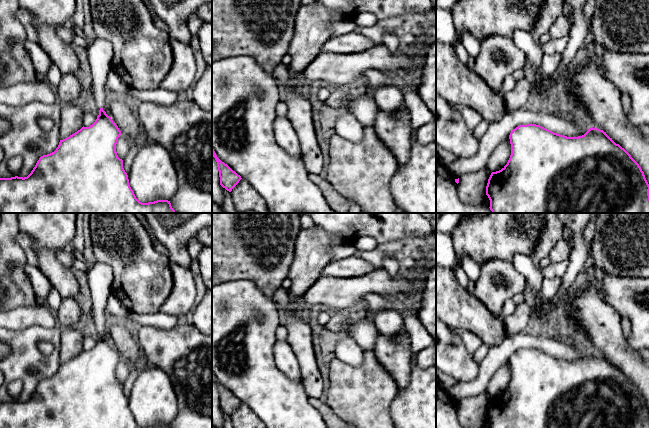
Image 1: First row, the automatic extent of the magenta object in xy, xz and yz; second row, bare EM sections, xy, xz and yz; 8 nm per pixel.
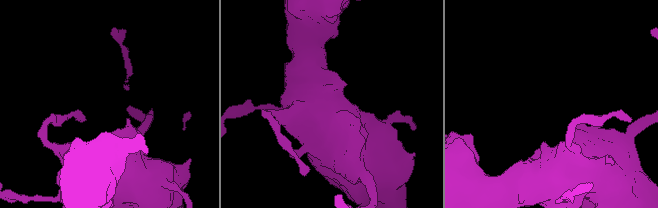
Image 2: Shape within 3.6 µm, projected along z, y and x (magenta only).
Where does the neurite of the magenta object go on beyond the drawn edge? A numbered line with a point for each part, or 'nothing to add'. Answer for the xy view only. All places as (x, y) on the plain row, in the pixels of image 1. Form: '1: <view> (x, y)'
1: xy (100, 276)

